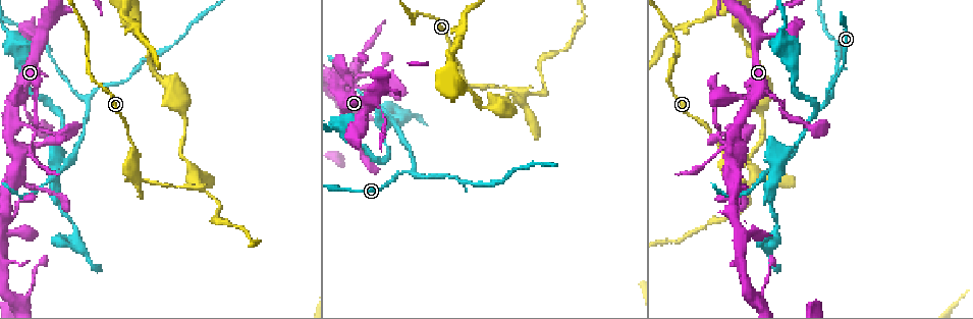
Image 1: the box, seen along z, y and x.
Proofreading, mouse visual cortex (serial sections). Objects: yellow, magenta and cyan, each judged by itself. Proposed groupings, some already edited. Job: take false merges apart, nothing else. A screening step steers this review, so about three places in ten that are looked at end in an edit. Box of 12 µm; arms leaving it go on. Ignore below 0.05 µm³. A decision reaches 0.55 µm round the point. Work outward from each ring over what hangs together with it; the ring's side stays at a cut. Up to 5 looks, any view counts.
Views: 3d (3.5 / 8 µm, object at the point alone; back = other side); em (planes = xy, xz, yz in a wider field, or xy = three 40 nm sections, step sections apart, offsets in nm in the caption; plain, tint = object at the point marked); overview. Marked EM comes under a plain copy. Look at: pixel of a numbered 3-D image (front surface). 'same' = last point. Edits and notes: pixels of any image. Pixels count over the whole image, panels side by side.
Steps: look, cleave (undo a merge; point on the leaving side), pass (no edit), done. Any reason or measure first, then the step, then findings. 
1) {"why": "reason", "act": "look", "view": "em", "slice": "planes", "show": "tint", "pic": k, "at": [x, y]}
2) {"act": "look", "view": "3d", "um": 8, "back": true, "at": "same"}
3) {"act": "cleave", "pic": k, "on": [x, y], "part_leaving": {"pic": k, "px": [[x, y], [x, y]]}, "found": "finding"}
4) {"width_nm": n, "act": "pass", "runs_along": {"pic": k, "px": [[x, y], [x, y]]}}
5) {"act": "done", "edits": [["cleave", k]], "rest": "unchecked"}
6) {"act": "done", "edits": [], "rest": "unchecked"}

{"why": "calibre changes", "act": "look", "view": "3d", "um": 3.5, "pic": 1, "at": [145, 179]}

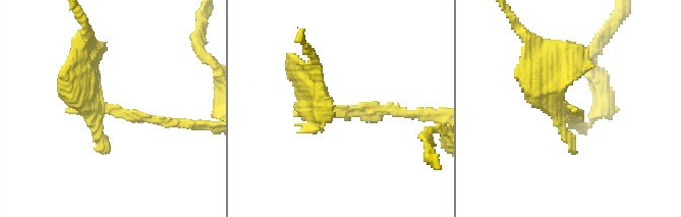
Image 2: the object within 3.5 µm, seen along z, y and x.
{"act": "look", "view": "em", "slice": "xy", "step": 3, "show": "tint", "pic": 2, "at": [337, 111]}

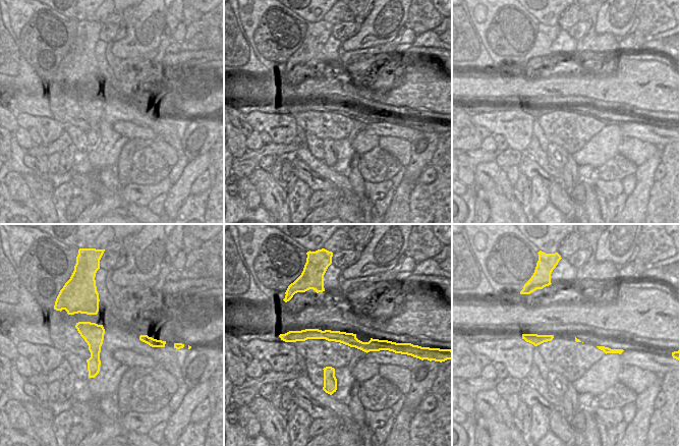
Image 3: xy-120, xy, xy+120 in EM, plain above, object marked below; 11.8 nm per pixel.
{"act": "cleave", "pic": 2, "on": [138, 118], "part_leaving": {"pic": 2, "px": [[106, 111], [166, 123], [197, 123]]}, "found": "two cells meet here"}

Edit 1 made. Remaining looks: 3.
{"why": "arms part here", "act": "look", "view": "3d", "um": 3.5, "pic": 1, "at": [413, 174]}

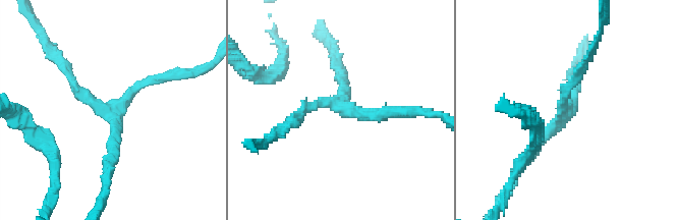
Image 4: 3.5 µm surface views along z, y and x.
{"arms": 3, "arm_widths_nm": [150, 150, 150], "why": "shape alone is not enough", "act": "look", "view": "em", "slice": "planes", "show": "tint", "pic": 4, "at": [106, 110]}

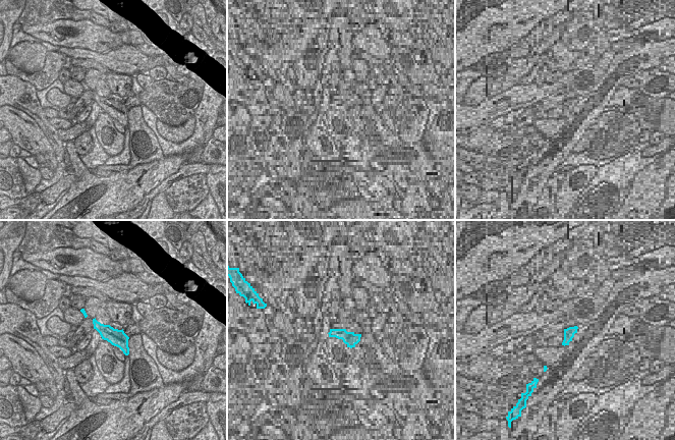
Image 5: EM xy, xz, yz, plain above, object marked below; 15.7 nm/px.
{"act": "pass", "found": "one cell here"}

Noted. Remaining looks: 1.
{"act": "done", "edits": [["cleave", 2]], "rest": "unchecked"}

